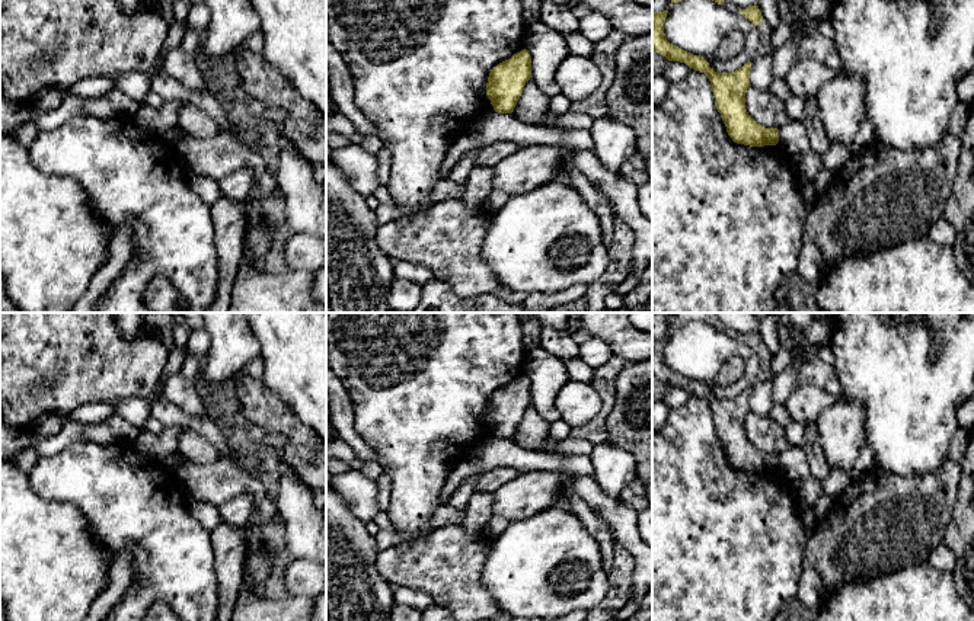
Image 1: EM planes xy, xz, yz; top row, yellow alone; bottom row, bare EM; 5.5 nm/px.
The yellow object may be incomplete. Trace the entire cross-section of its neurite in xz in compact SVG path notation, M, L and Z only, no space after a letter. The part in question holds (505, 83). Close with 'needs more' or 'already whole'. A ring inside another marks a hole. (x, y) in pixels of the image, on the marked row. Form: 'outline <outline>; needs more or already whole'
outline M526 48L494 67L486 83L486 96L494 111L511 113L530 79L531 57Z; already whole

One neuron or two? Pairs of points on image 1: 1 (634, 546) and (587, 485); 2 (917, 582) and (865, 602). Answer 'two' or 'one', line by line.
1: one
2: one

